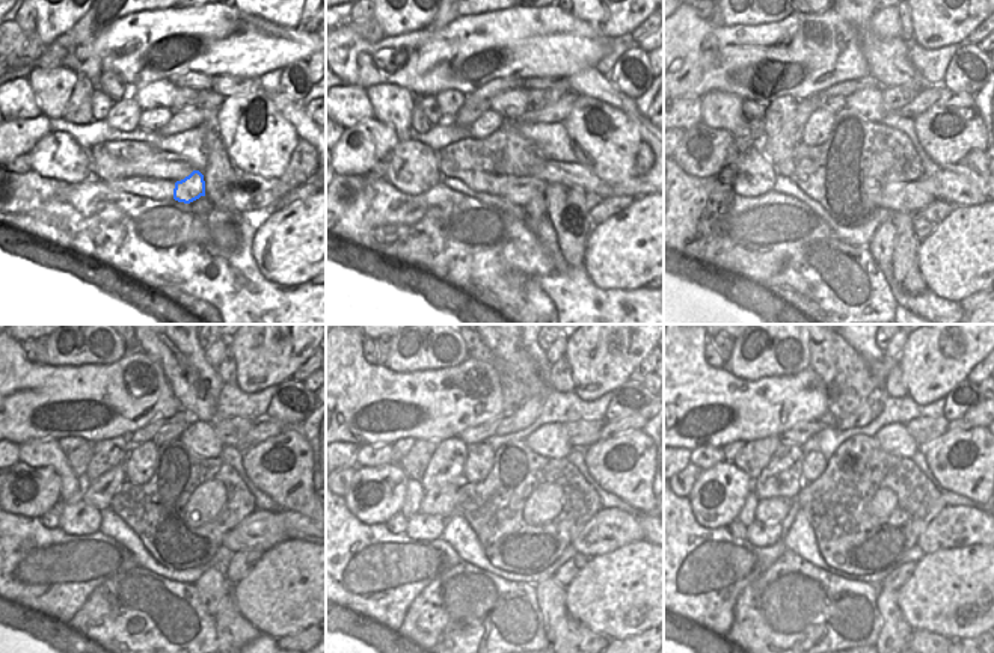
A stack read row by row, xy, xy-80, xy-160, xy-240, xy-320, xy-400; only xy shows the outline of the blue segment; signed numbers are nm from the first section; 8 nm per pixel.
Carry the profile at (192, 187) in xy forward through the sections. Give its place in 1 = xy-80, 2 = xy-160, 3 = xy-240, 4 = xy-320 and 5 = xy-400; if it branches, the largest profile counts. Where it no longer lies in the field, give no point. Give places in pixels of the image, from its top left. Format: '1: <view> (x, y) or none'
1: xy-80 (536, 208)
2: xy-160 (881, 246)
3: xy-240 (213, 585)
4: xy-320 (551, 597)
5: xy-400 (895, 631)

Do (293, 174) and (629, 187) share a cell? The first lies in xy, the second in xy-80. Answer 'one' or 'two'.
two

